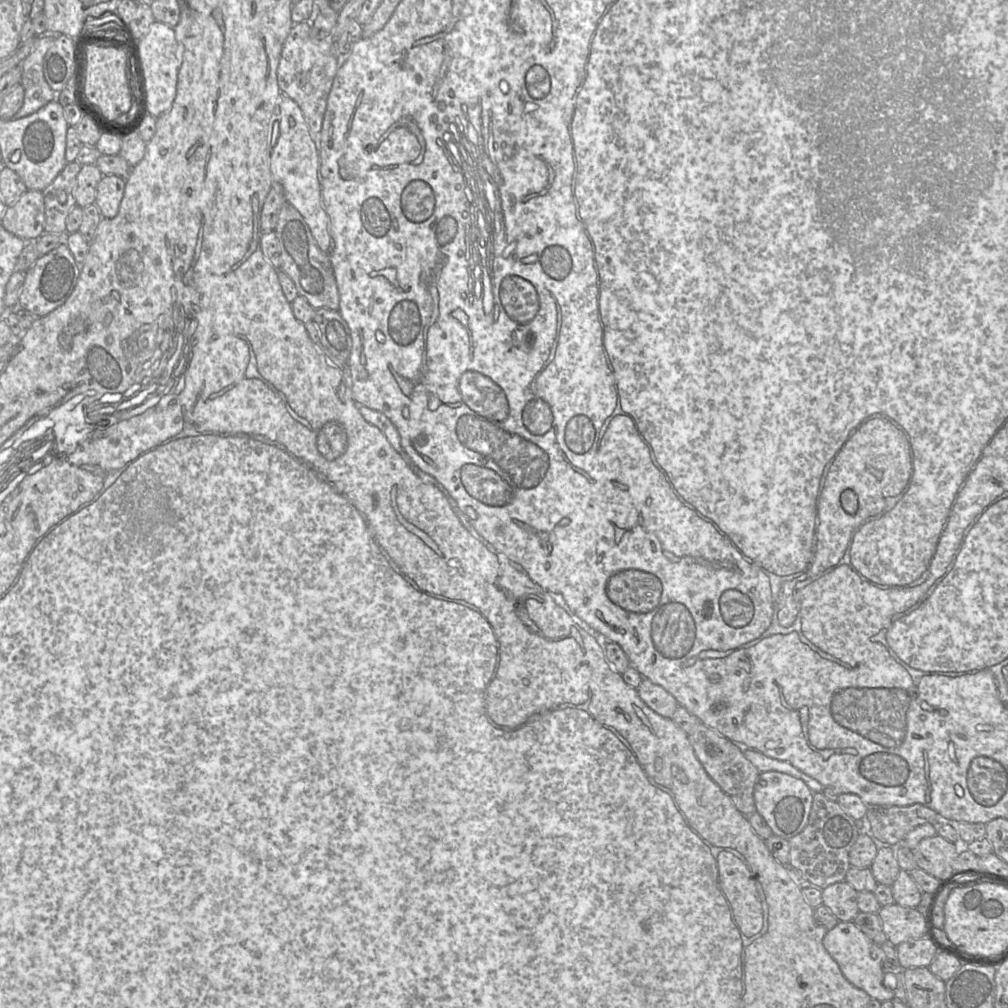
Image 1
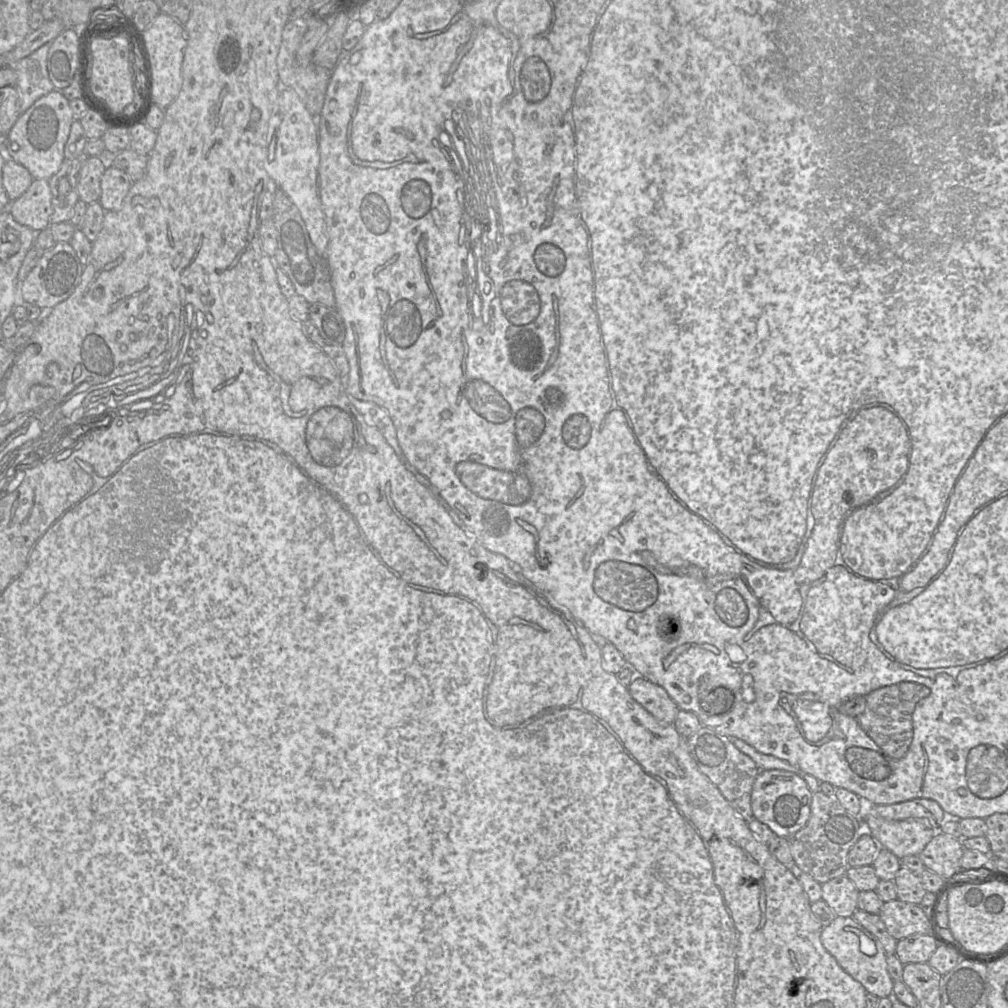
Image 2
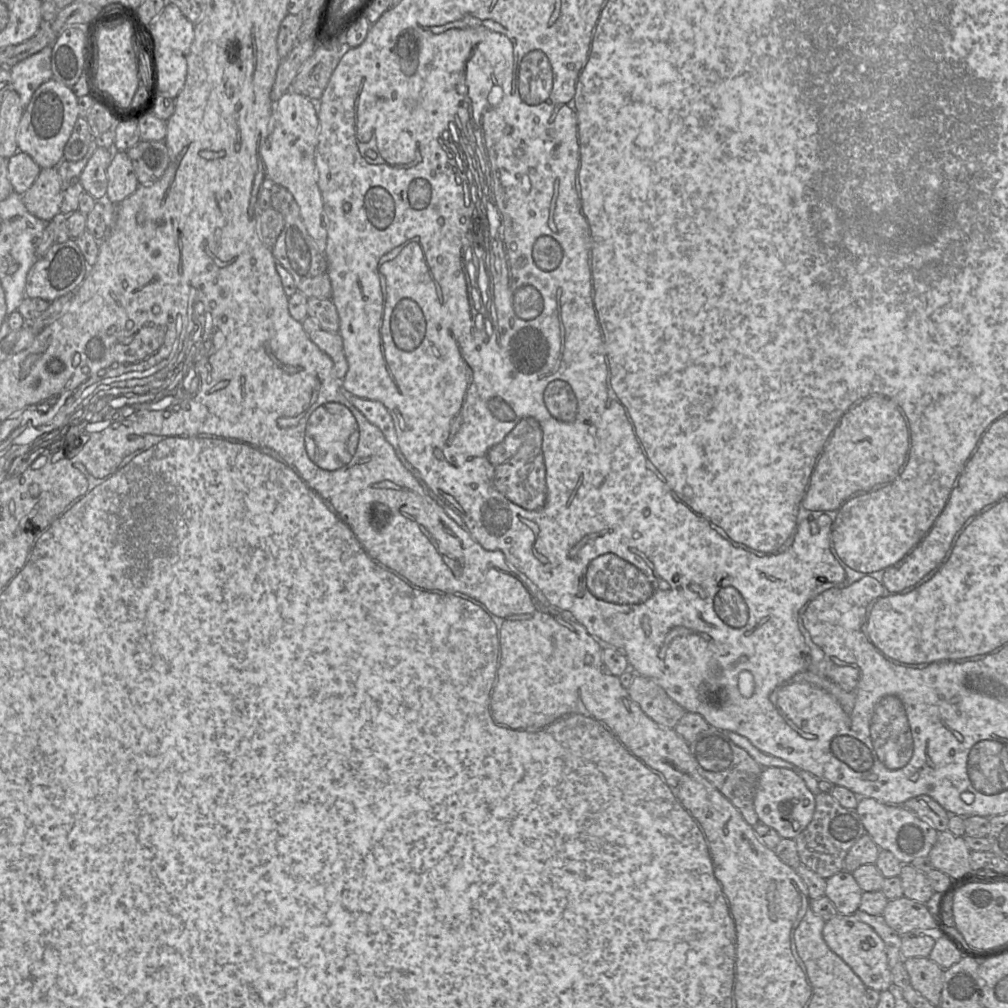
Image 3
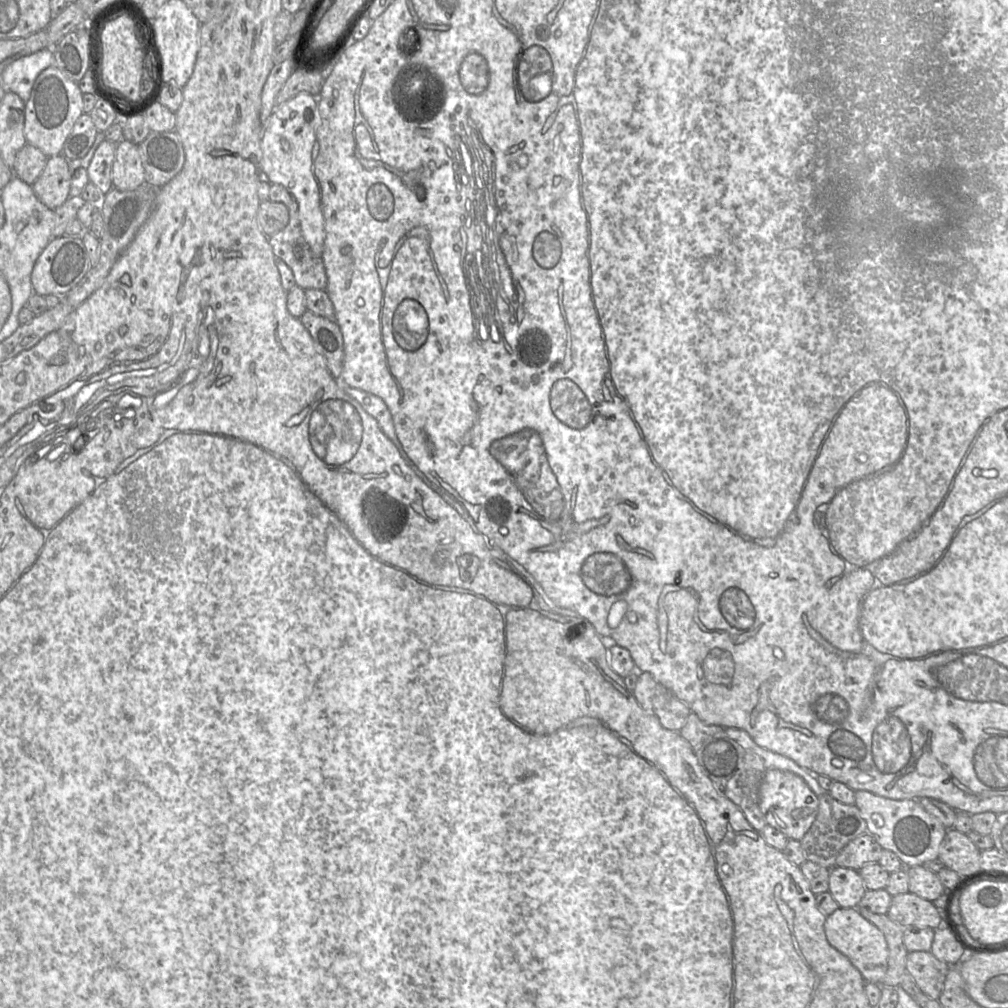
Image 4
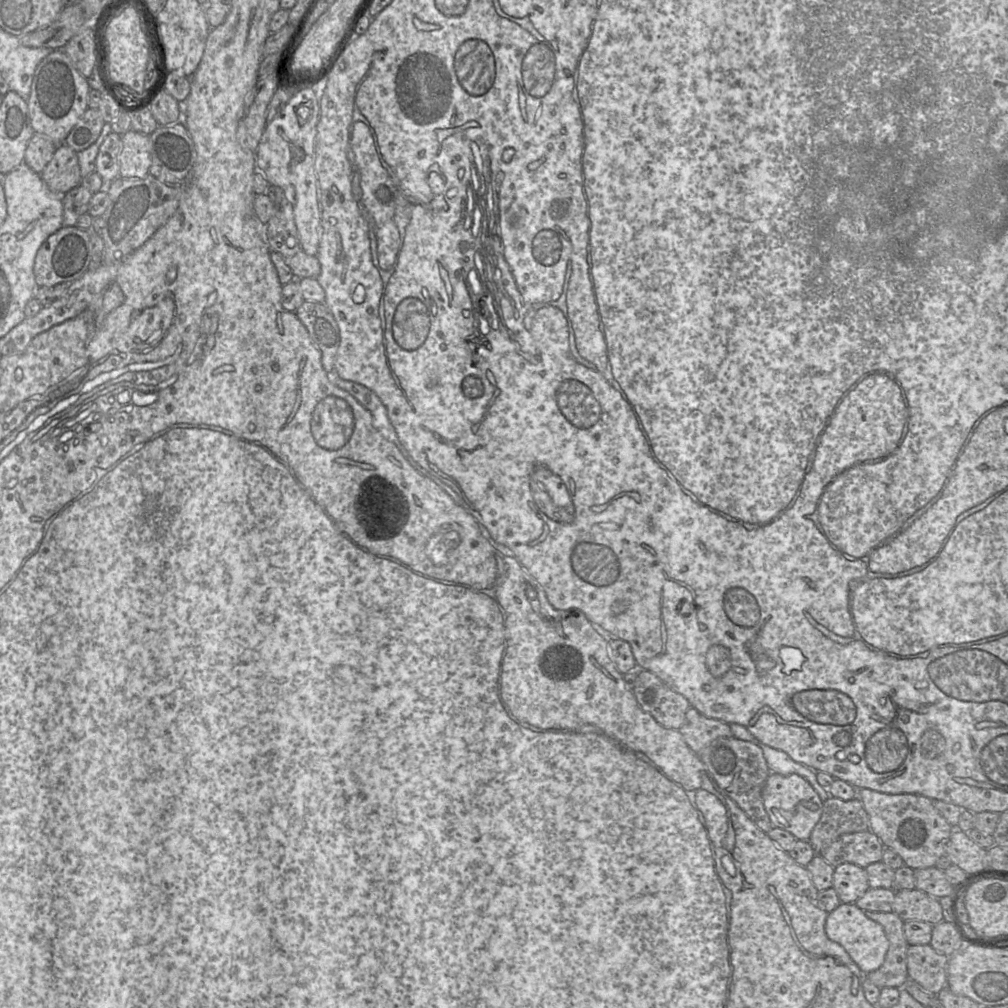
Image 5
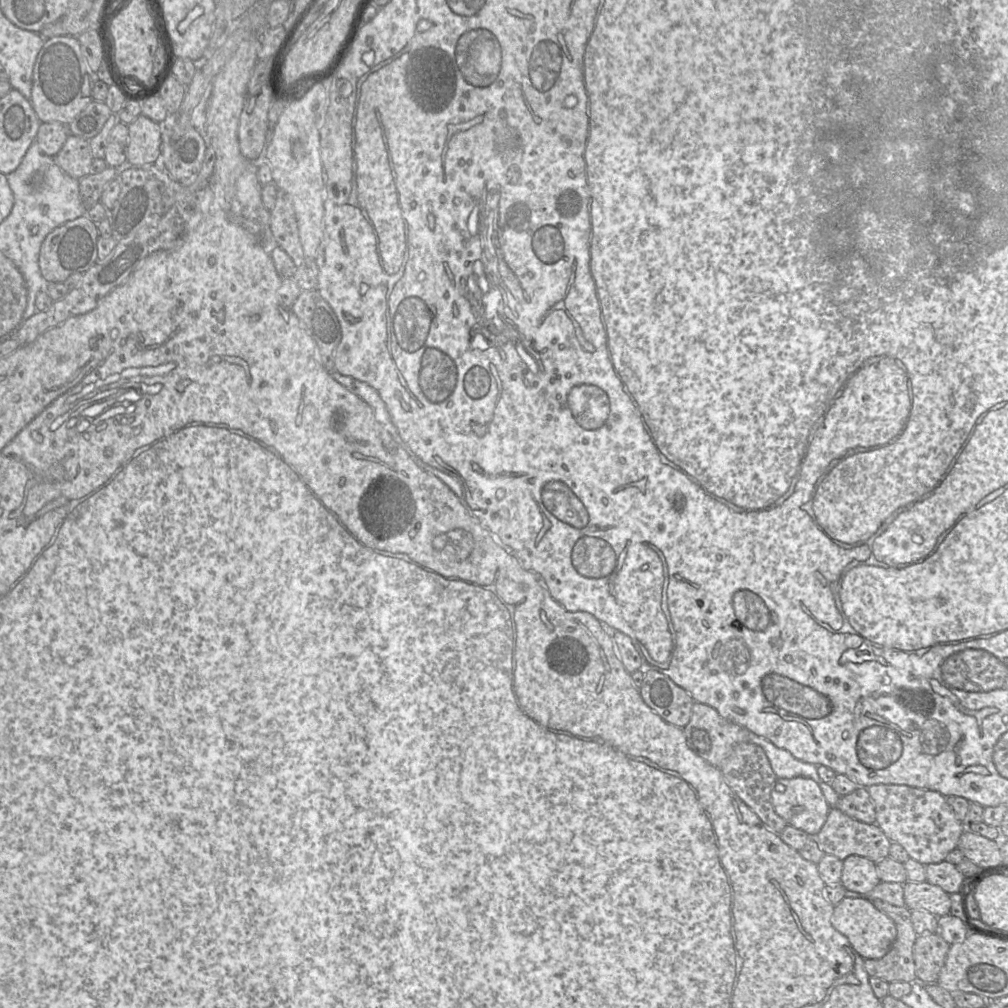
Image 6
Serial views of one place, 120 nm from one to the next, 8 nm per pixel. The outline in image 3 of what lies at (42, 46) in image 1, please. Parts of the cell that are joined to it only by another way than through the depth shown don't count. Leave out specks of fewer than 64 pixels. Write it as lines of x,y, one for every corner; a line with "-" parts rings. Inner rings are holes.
49,45
9,68
12,89
19,94
23,107
27,107
41,84
53,78
51,55
52,46

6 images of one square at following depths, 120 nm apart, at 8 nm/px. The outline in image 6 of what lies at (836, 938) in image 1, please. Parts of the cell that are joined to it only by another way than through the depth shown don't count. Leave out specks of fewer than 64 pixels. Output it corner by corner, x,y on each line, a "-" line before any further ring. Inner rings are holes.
868,896
845,897
835,905
831,924
863,960
879,959
886,955
896,938
896,926
891,918
877,910

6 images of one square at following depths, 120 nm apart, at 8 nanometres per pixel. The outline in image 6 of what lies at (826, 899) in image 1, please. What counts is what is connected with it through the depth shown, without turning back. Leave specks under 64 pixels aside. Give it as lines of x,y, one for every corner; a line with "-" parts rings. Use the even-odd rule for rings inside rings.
850,855
843,860
841,885
861,895
869,894
880,882
875,862
858,855

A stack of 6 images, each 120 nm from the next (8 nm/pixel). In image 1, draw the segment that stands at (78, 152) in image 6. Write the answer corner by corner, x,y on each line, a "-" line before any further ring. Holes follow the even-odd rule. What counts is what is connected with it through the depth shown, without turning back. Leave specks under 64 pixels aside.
42,191
24,192
14,204
6,208
1,225
24,241
36,241
45,233
45,205

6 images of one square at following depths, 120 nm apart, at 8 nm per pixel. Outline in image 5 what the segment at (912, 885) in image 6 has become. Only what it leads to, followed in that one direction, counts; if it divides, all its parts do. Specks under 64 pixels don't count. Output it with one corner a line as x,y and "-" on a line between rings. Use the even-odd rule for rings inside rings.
917,888
896,891
893,912
903,921
916,920
936,925
944,920
939,898

